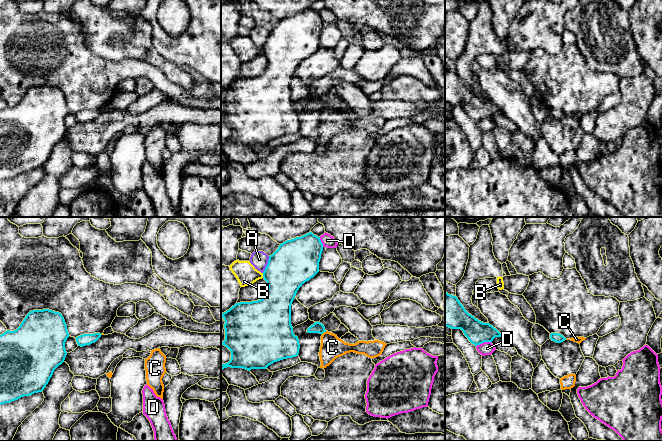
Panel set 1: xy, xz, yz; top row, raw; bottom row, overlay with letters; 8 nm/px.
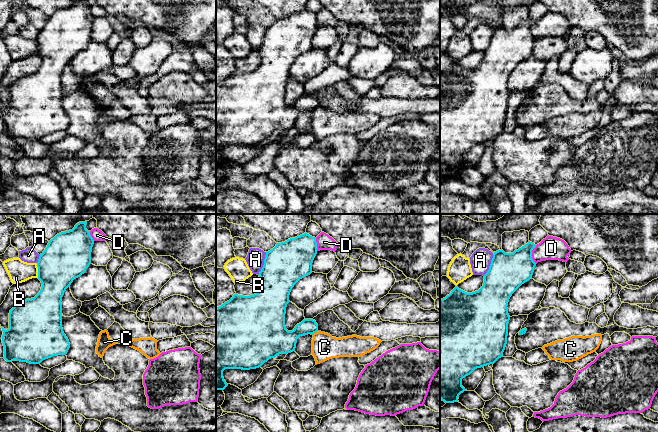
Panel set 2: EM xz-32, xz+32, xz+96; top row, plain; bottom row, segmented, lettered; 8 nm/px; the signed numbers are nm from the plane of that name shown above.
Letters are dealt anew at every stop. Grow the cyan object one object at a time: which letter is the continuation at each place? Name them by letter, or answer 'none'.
none

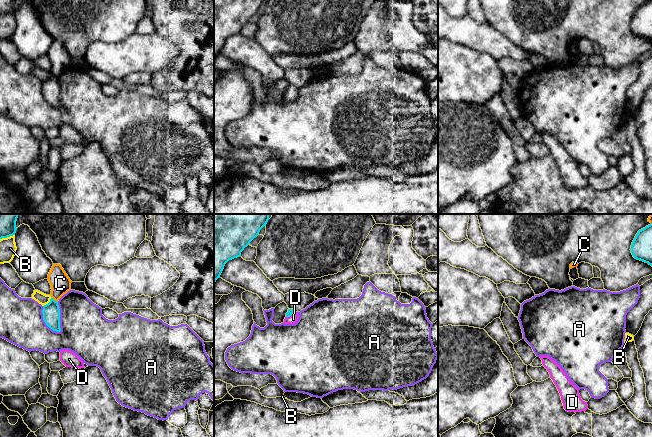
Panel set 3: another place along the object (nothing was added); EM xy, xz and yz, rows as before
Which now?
D

